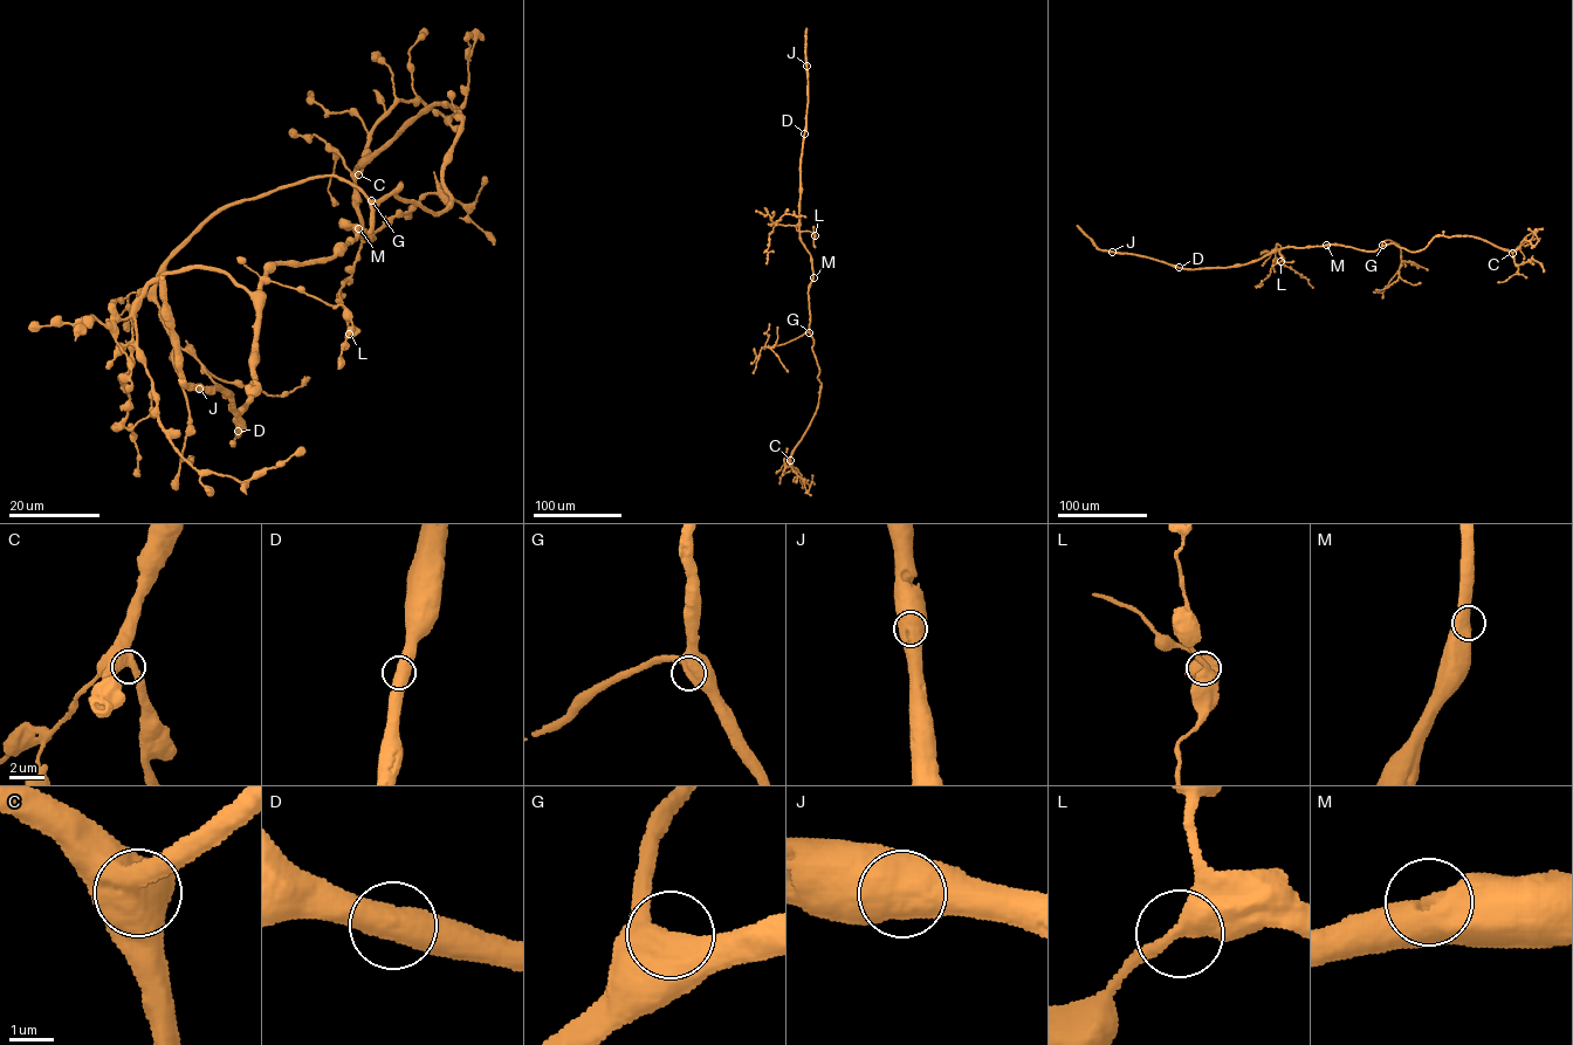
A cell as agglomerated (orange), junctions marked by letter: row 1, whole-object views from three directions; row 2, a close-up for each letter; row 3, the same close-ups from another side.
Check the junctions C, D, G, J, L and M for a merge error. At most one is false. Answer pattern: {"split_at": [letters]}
{"split_at": []}

